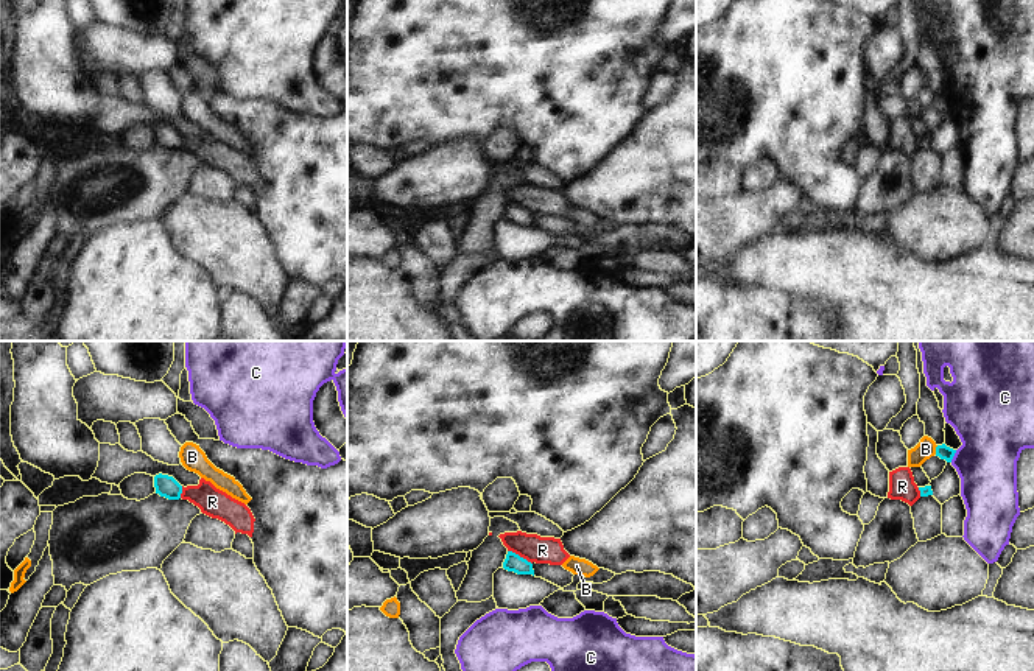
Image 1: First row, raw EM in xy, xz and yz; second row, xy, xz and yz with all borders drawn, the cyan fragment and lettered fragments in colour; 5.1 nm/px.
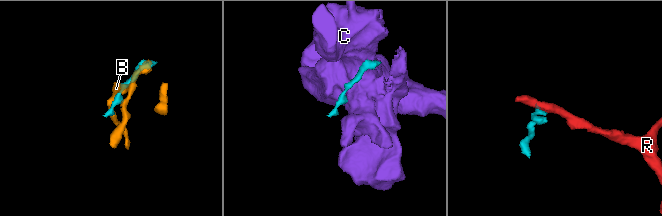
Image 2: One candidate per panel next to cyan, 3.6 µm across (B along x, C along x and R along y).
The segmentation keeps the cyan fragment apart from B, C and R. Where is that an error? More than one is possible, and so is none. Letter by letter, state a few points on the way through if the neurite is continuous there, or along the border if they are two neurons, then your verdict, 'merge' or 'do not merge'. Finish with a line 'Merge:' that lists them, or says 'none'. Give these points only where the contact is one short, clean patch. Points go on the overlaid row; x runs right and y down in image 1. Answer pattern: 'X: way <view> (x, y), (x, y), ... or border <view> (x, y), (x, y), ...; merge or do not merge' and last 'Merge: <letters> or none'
B: border yz (938, 446), (935, 453); do not merge
C: do not merge
R: border xz (508, 550), (531, 564); do not merge
Merge: none

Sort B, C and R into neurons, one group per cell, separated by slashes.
B / C / R

